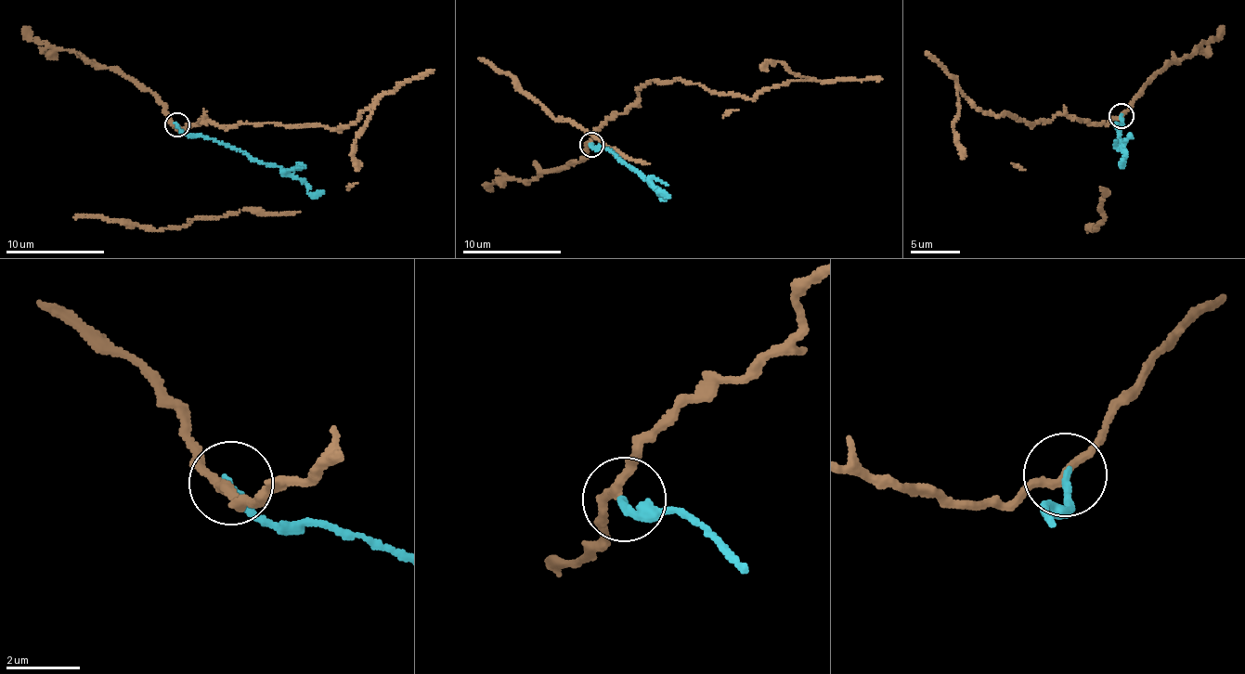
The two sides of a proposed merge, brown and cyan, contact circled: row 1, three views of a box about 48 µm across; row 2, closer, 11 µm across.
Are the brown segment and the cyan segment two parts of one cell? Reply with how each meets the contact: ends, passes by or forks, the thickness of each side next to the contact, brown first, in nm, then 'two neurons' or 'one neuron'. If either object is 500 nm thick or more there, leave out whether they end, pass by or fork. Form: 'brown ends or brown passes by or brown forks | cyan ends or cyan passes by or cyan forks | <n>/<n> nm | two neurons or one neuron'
brown passes by | cyan ends | 200/190 nm | two neurons

